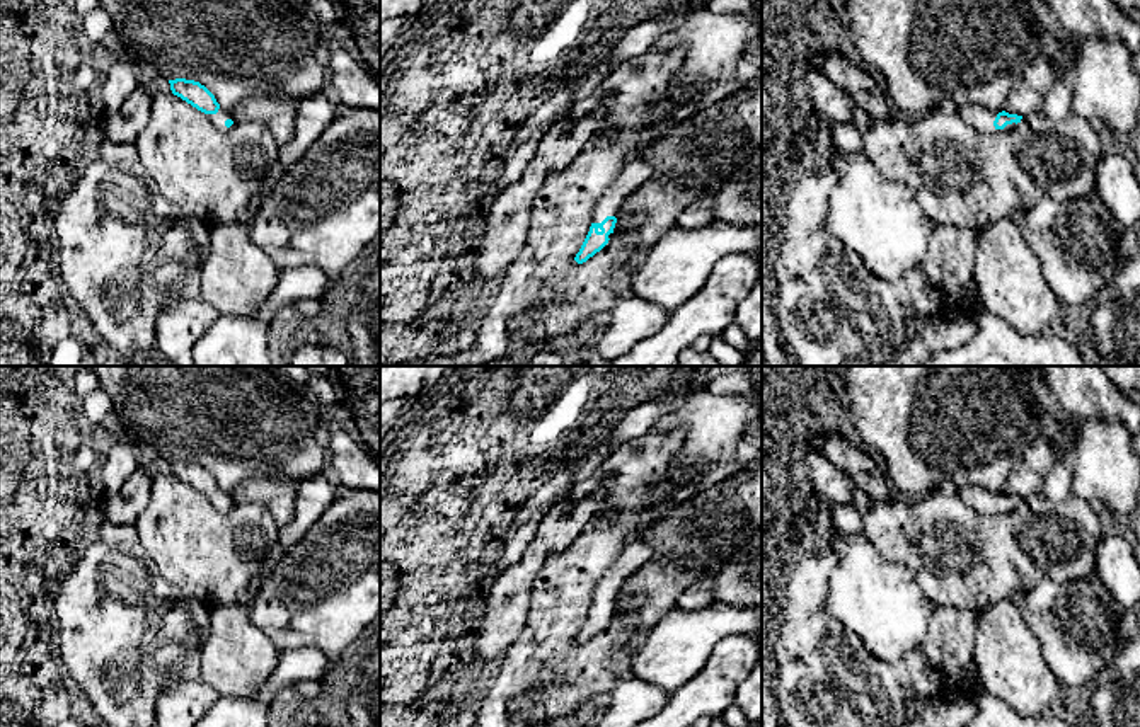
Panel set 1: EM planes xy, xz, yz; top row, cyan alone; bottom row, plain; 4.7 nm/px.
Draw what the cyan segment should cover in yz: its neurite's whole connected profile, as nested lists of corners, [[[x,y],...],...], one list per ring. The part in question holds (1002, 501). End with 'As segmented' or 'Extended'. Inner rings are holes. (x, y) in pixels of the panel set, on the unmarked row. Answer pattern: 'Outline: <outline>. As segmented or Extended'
Outline: [[[964,485],[959,489],[963,502],[970,504],[982,514],[1010,512],[1021,504],[1022,497],[1009,495],[999,490],[987,490],[975,485]]]. Extended

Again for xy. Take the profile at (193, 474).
Outline: [[[176,460],[169,461],[174,477],[181,478],[198,492],[204,494],[211,506],[220,512],[228,512],[235,502],[228,490],[223,490],[215,477],[199,463]]]. Extended

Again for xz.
Outline: [[[641,531],[596,582],[590,613],[574,638],[578,645],[586,644],[608,625],[625,581],[651,558],[653,548],[648,543],[648,535]]]. Extended

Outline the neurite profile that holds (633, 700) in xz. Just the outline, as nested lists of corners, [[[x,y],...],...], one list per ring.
[[[636,676],[619,678],[607,693],[612,703],[602,710],[591,727],[636,727],[656,715],[671,693]]]

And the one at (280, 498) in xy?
[[[269,478],[245,480],[230,490],[235,504],[259,502],[269,509],[281,530],[295,518],[297,490],[288,482]]]

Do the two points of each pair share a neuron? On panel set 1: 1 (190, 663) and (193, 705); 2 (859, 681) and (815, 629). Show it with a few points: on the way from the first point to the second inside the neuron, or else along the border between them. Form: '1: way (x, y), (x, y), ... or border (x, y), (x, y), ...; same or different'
1: border (198, 678), (183, 678), (167, 685), (157, 702); different
2: way (846, 668), (820, 642); same

